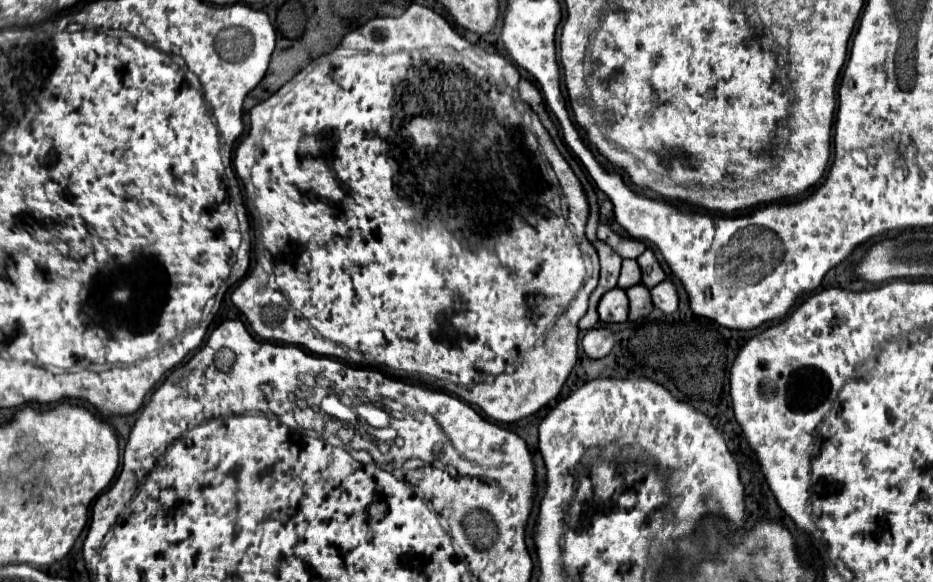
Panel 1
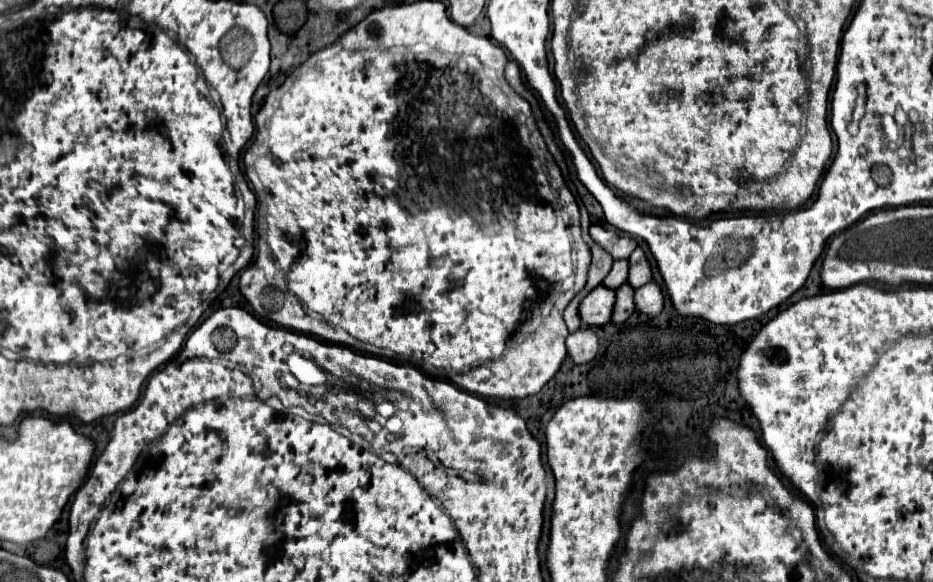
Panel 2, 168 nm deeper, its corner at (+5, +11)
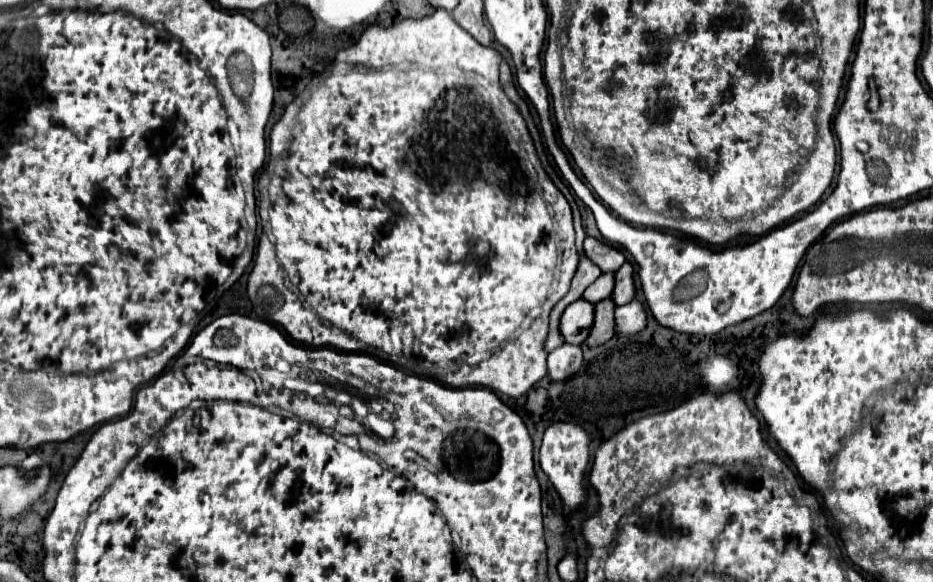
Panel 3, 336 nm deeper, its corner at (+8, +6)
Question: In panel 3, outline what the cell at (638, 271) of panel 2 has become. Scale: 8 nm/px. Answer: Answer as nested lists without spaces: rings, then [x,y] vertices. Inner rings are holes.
[[[624,262],[624,266],[616,272],[616,286],[614,286],[612,300],[616,302],[616,306],[622,306],[622,304],[628,304],[634,296],[636,296],[634,268],[630,262]]]

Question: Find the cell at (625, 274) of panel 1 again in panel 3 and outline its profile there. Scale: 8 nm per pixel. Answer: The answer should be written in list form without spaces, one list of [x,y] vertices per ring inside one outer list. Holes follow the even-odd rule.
[[[602,274],[594,284],[590,284],[584,292],[584,300],[596,304],[604,298],[610,298],[612,294],[612,286],[614,286],[614,274]]]

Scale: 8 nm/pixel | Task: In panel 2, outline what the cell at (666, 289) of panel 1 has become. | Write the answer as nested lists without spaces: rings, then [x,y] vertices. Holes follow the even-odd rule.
[[[649,281],[635,291],[635,309],[649,317],[657,317],[663,311],[663,293],[655,281]]]

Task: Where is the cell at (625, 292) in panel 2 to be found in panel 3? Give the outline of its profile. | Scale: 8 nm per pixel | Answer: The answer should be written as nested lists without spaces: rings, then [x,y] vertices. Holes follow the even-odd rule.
[[[606,298],[604,302],[596,304],[596,320],[594,320],[592,332],[590,332],[588,340],[586,340],[588,346],[600,346],[600,344],[608,342],[616,334],[614,310],[616,310],[616,304],[612,302],[612,298]]]

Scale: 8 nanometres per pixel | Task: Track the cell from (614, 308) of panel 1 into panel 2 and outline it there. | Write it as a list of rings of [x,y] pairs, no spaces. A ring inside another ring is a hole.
[[[601,285],[597,289],[593,289],[579,305],[579,317],[583,325],[589,327],[603,327],[611,321],[611,309],[613,309],[613,301],[615,299],[615,291],[611,289],[603,289]]]

